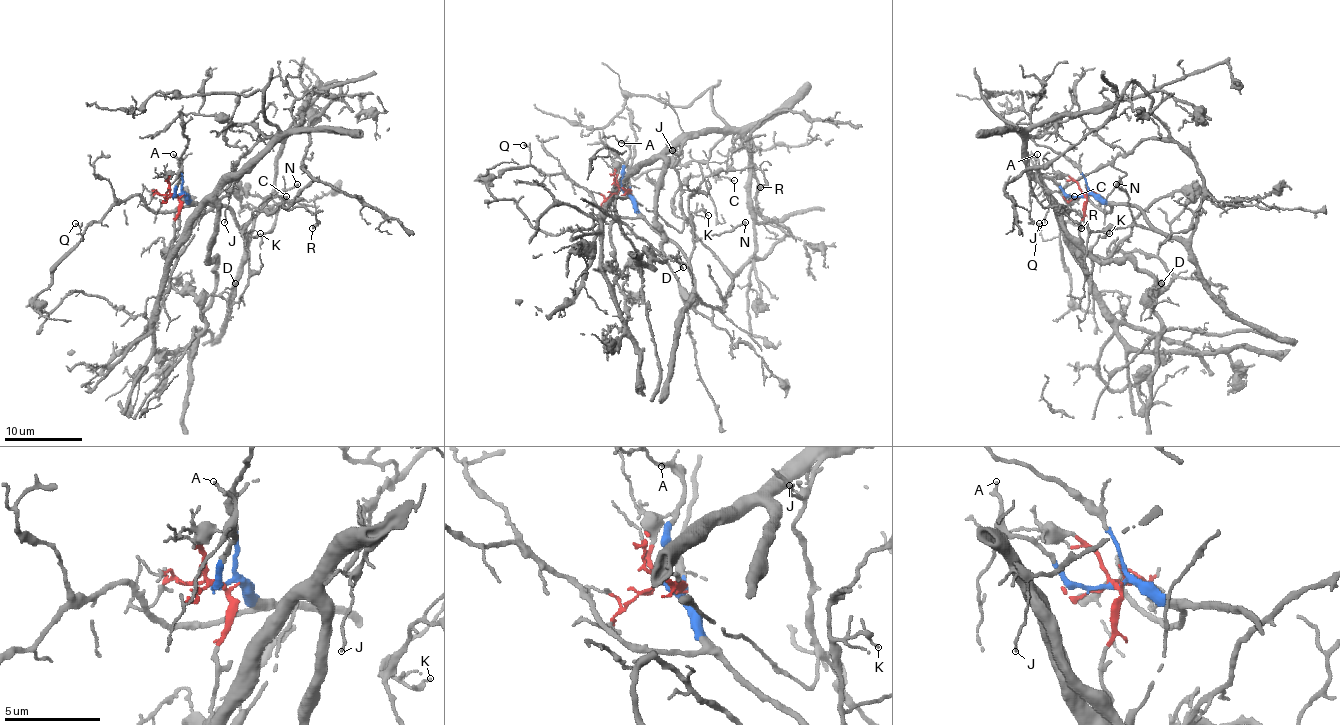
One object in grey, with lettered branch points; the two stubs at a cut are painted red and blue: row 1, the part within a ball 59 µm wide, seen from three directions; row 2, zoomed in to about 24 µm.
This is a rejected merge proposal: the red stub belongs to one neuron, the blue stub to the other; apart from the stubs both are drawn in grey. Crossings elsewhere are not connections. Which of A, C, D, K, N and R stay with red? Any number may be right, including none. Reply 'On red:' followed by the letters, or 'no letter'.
On red: D

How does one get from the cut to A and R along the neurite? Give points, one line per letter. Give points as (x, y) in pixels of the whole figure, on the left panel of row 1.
A: (175, 196), (181, 176), (181, 161), (173, 153)
R: (175, 196), (222, 203), (241, 229), (245, 225), (241, 231), (257, 211), (307, 207), (317, 217), (313, 229)

